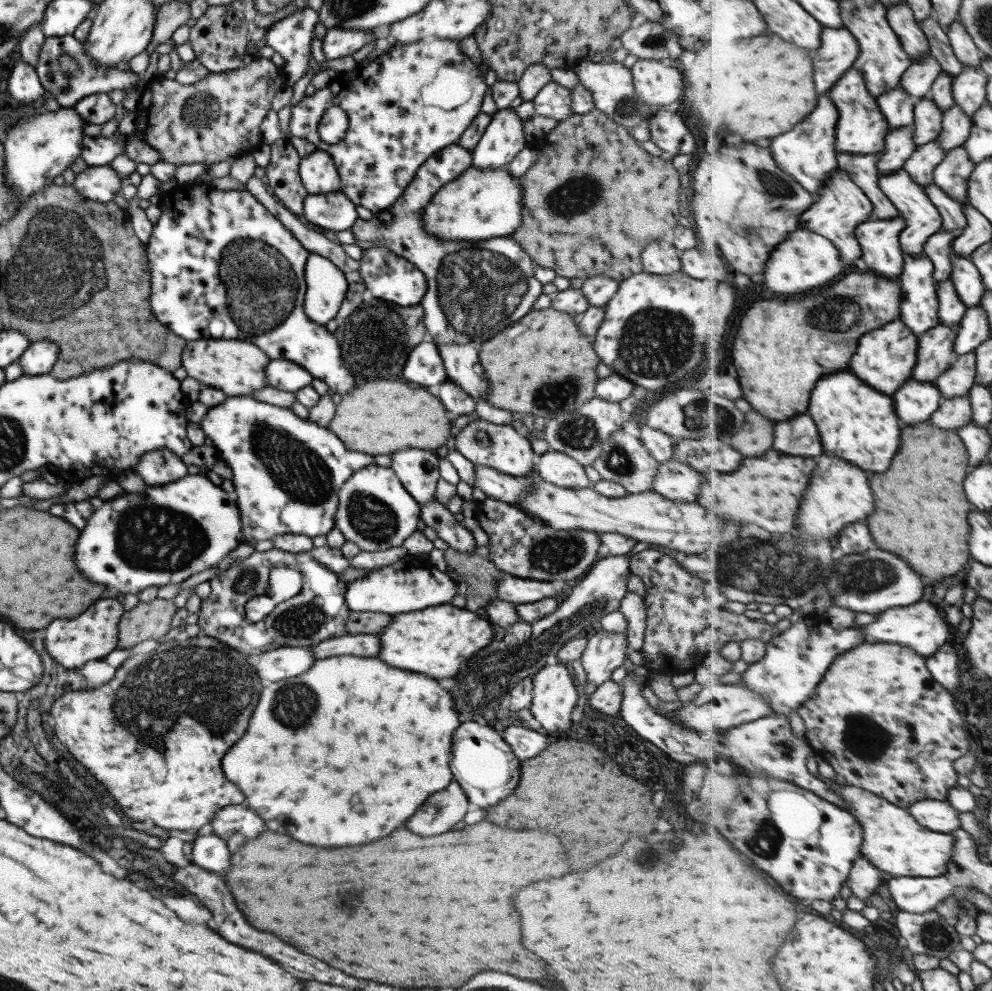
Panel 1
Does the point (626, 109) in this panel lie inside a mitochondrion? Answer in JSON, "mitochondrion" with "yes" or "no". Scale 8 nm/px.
{"mitochondrion":"yes"}

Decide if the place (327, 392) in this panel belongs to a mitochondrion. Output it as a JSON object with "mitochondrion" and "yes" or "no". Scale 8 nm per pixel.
{"mitochondrion":"no"}

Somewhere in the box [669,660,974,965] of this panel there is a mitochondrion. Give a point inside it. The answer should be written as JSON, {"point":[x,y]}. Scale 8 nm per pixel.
{"point":[863,736]}

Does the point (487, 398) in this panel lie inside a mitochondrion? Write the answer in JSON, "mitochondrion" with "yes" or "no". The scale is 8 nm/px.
{"mitochondrion":"no"}

